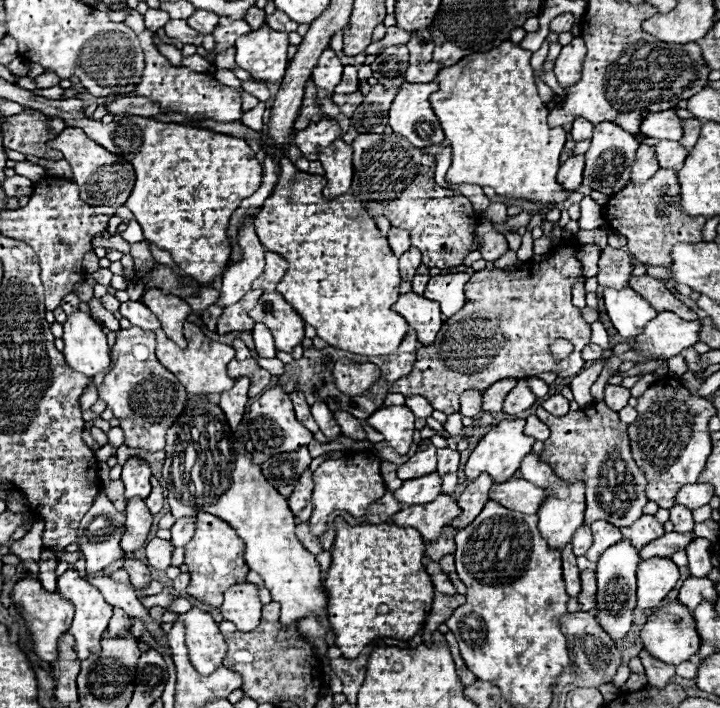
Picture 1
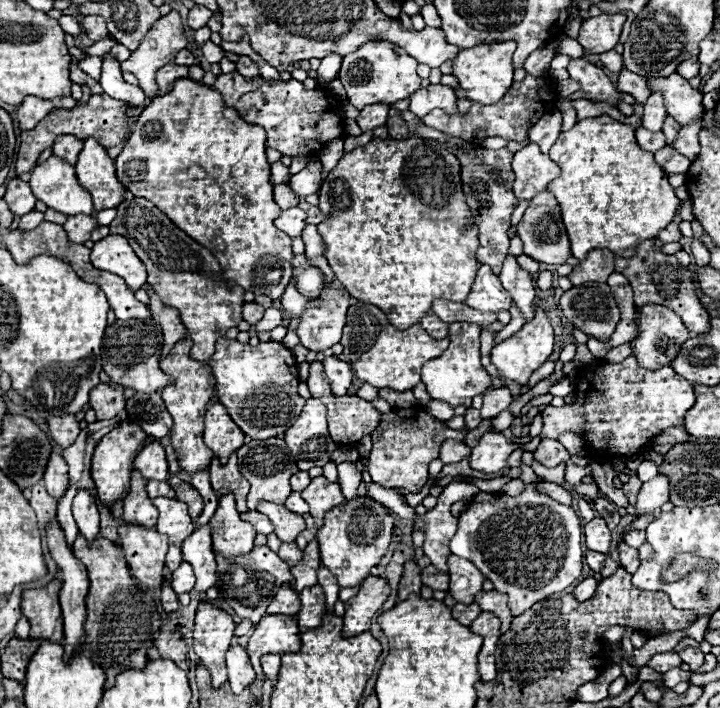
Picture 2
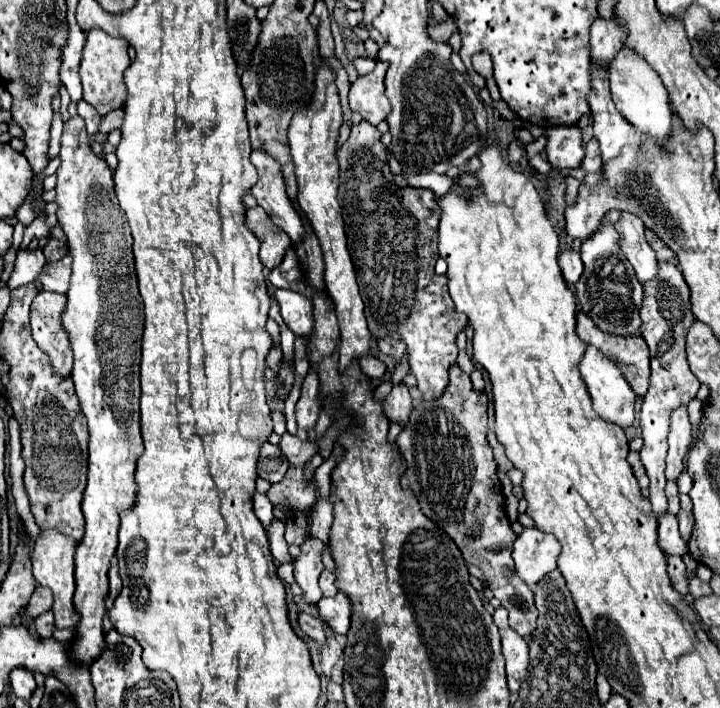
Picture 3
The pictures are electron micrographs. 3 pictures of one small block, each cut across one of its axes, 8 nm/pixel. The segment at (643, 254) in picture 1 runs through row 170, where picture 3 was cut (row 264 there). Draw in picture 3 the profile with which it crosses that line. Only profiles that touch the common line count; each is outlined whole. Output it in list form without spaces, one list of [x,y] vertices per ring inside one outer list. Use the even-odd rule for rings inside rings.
[[[660,262],[658,274],[652,280],[644,282],[642,286],[644,286],[644,300],[640,308],[640,320],[642,320],[640,328],[652,354],[650,356],[652,374],[650,374],[650,388],[644,396],[642,412],[640,412],[640,426],[642,426],[642,438],[644,438],[640,460],[650,478],[652,510],[656,514],[662,514],[668,508],[666,494],[664,494],[664,486],[666,486],[664,458],[666,458],[666,448],[668,448],[666,436],[668,436],[668,426],[670,426],[670,412],[672,408],[678,408],[678,404],[688,404],[696,396],[700,382],[690,372],[686,350],[684,350],[688,328],[694,324],[694,314],[690,308],[690,290],[688,290],[688,284],[684,282],[680,268],[676,268],[676,264],[672,262]]]

